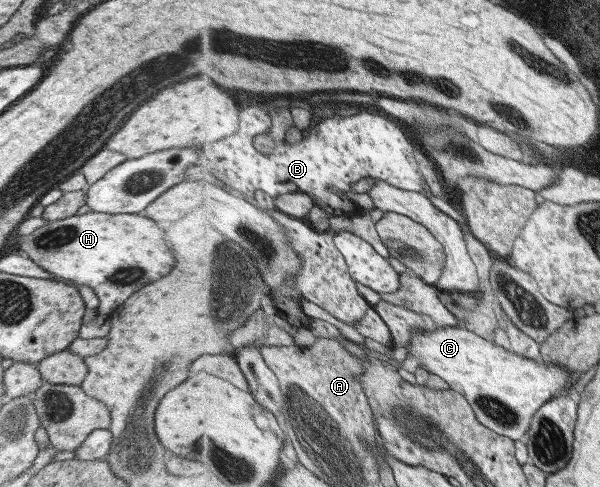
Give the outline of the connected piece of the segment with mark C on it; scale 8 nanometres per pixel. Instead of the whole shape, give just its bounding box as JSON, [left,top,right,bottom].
[394,327,579,441]

